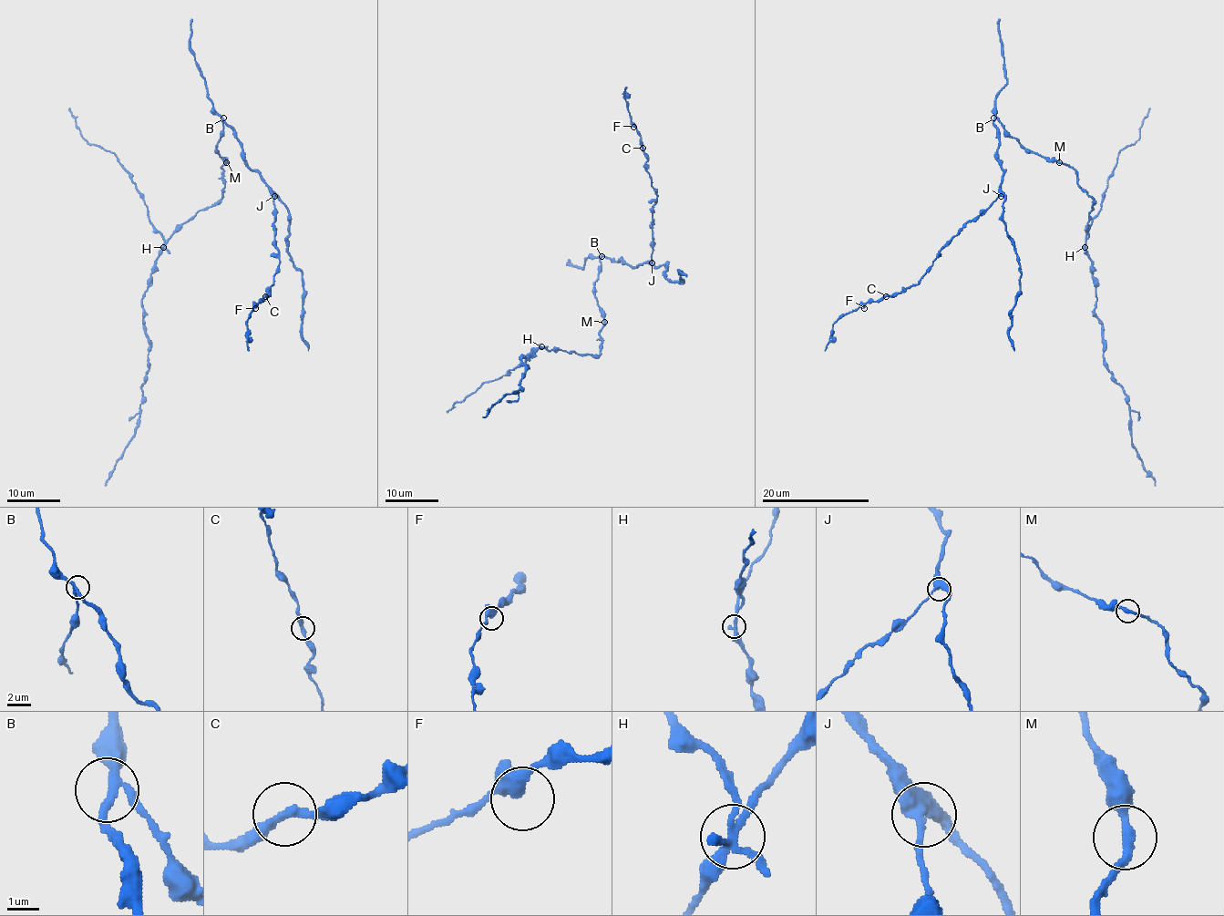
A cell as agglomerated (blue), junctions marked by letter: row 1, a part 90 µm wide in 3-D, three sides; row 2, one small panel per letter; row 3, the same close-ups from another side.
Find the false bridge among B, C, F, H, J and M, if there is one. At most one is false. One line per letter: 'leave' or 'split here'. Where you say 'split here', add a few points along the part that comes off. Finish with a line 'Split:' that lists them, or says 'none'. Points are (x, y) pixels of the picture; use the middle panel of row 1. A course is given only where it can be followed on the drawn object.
B: leave
C: leave
F: leave
H: split here; foreign part runs (541, 347), (534, 348), (528, 355), (525, 363), (484, 382), (447, 411)
J: leave
M: leave
Split: H

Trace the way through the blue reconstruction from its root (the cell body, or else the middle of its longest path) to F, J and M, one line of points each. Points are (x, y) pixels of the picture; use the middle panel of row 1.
F: (602, 310), (594, 296), (600, 259), (607, 256), (636, 267), (652, 253), (652, 207), (657, 196), (633, 127)
J: (602, 310), (594, 296), (594, 282), (600, 272), (602, 256), (614, 262), (622, 260), (631, 267), (652, 262)
M: (602, 310), (604, 322)

